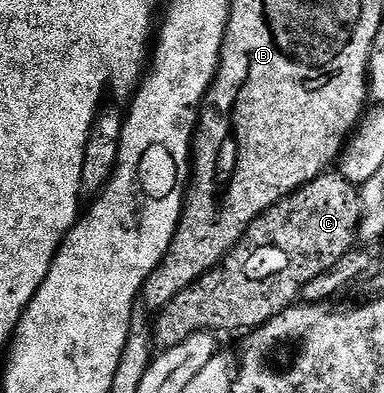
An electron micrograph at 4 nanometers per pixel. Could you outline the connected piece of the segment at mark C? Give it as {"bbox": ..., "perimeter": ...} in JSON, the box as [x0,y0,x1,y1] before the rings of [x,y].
{"bbox":[151,170,361,350],"perimeter":[[[339,170],[320,172],[311,183],[305,184],[302,188],[298,188],[296,192],[291,192],[289,195],[284,196],[278,204],[272,204],[266,212],[257,216],[255,222],[245,231],[245,237],[221,259],[217,267],[200,276],[194,284],[187,286],[187,290],[175,294],[175,298],[171,298],[171,302],[167,302],[167,306],[156,313],[157,321],[154,319],[151,324],[152,343],[158,349],[164,350],[171,346],[179,346],[179,342],[183,342],[183,338],[191,338],[191,334],[196,332],[222,334],[221,332],[237,332],[240,328],[245,328],[244,330],[260,328],[262,324],[266,324],[268,320],[278,316],[285,308],[292,308],[294,304],[298,303],[303,286],[307,286],[307,282],[311,282],[311,278],[316,278],[318,274],[323,274],[323,270],[333,268],[339,262],[339,258],[343,258],[343,254],[351,251],[354,247],[353,240],[355,241],[358,237],[357,226],[360,222],[361,198],[354,181],[343,178],[343,174]]]}

